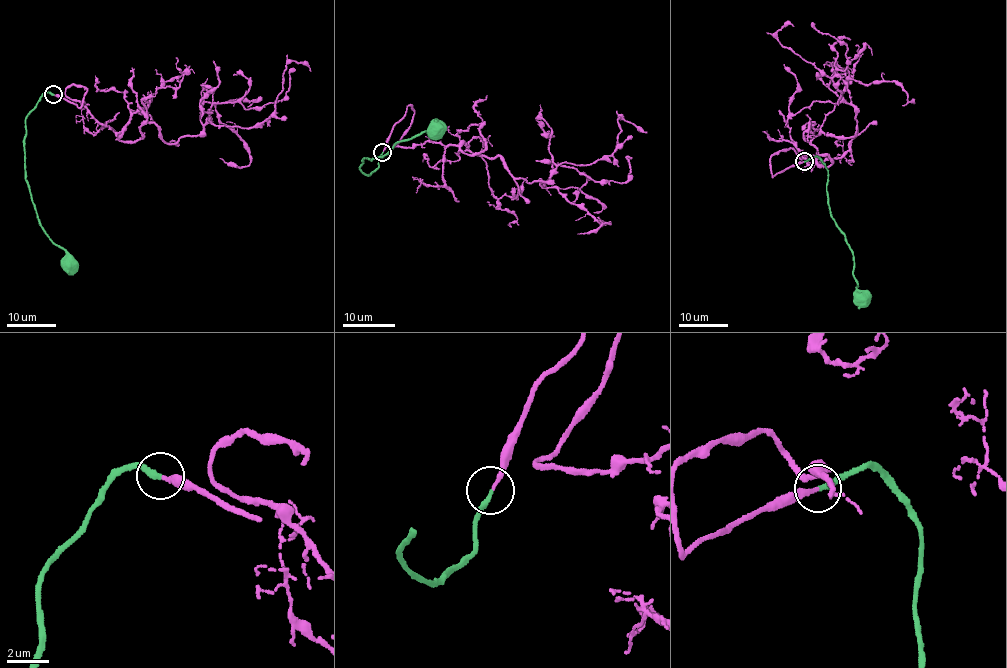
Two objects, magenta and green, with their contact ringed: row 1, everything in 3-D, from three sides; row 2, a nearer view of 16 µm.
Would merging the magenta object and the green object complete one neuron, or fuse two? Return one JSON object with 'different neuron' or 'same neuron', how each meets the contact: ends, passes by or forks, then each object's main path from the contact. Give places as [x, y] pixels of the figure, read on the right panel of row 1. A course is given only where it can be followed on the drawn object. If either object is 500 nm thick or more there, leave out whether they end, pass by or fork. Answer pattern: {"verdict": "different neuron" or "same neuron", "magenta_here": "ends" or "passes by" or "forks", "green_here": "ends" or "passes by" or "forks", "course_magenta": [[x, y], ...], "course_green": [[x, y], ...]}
{"verdict": "same neuron", "magenta_here": "ends", "green_here": "ends", "course_magenta": [[804, 161], [770, 171], [791, 148], [820, 164], [811, 141], [854, 136], [857, 113], [784, 48], [793, 26]], "course_green": [[804, 161], [816, 156], [828, 173], [828, 210], [845, 237], [854, 260], [856, 289], [862, 297]]}

